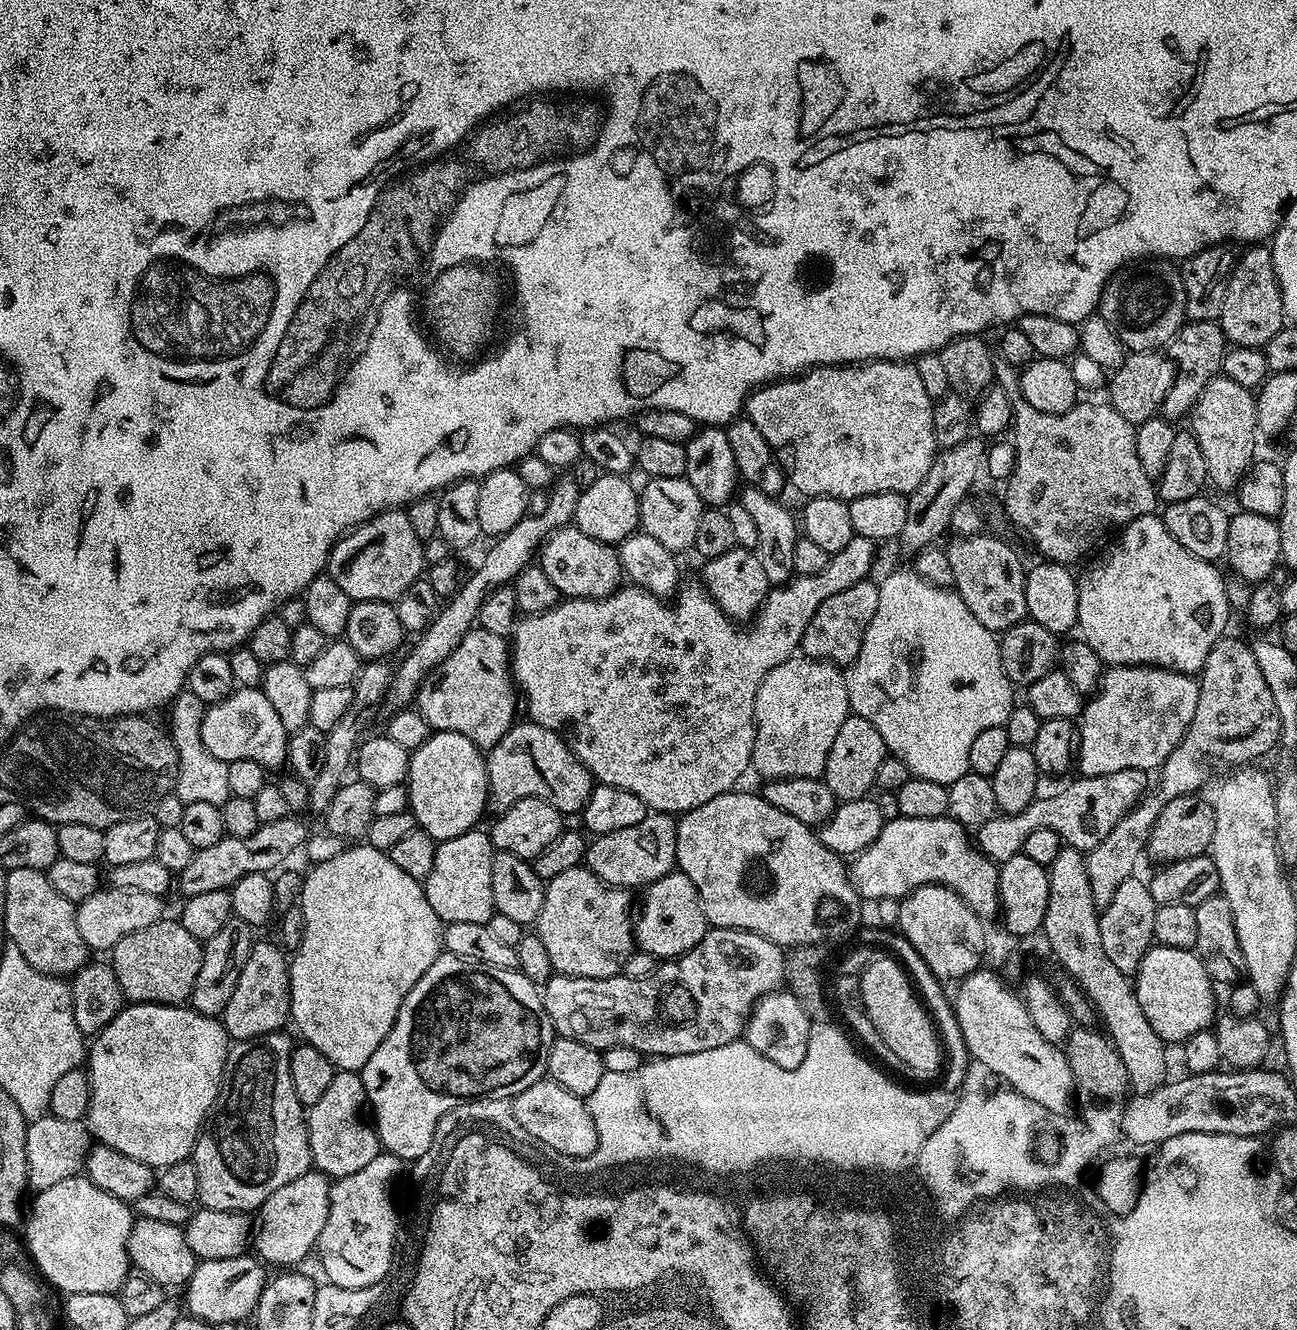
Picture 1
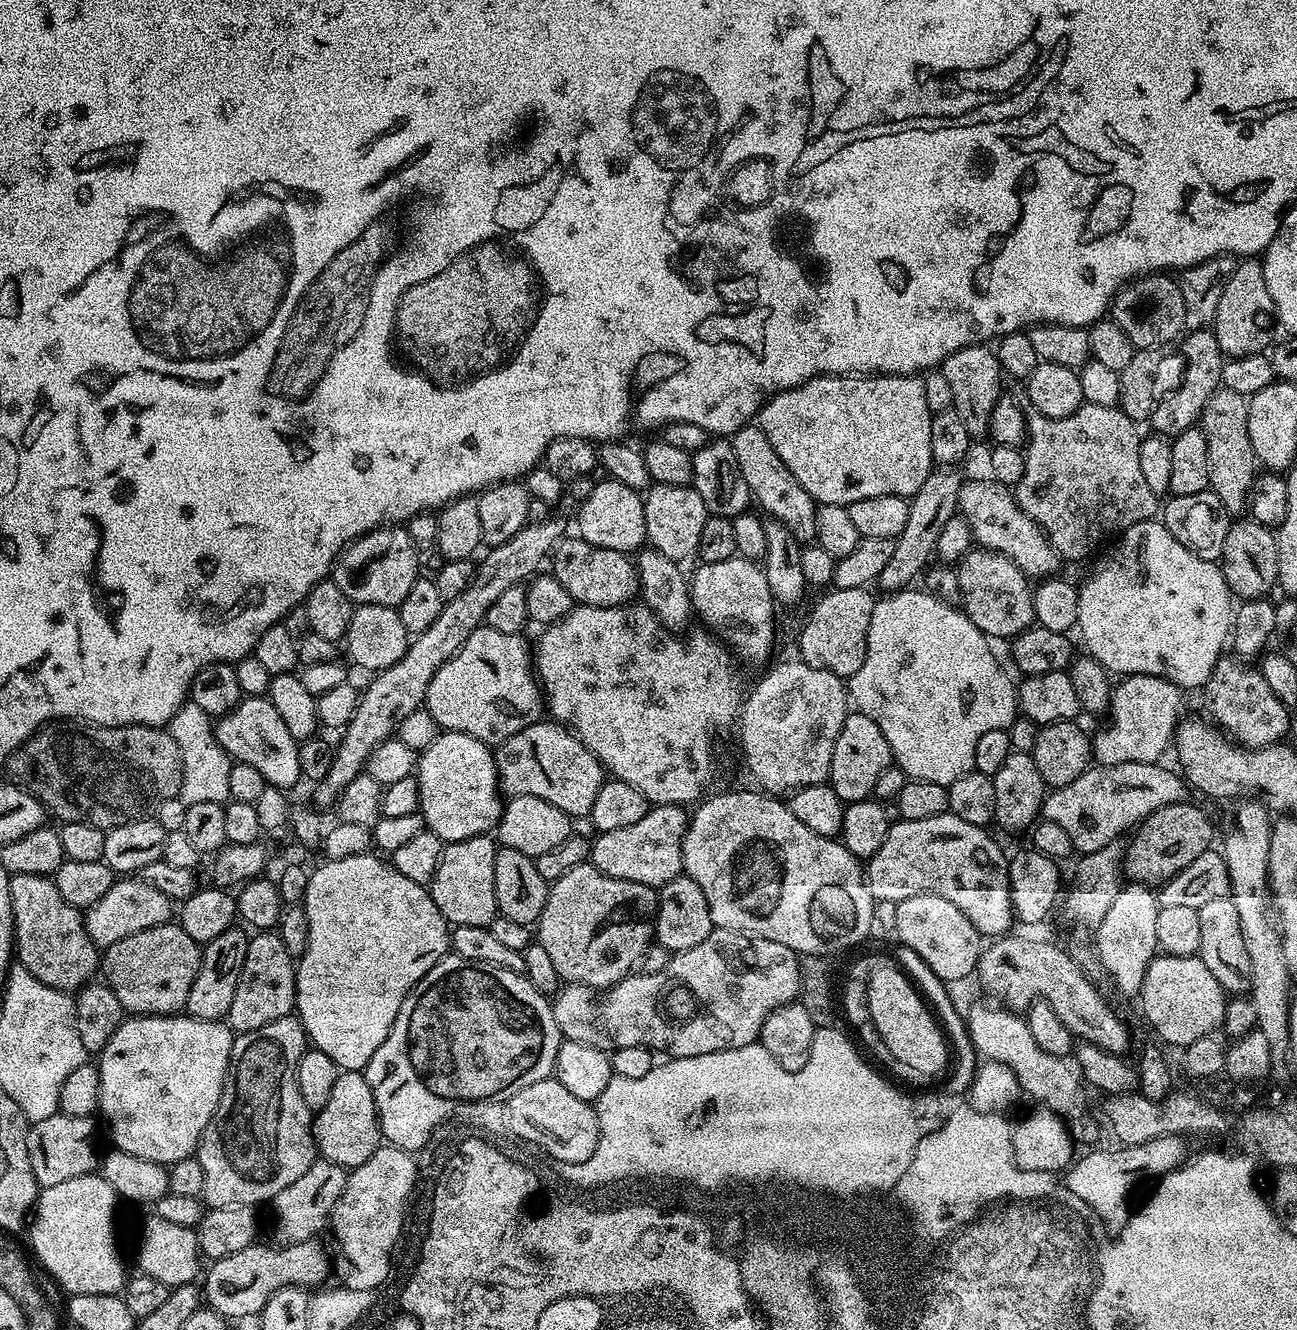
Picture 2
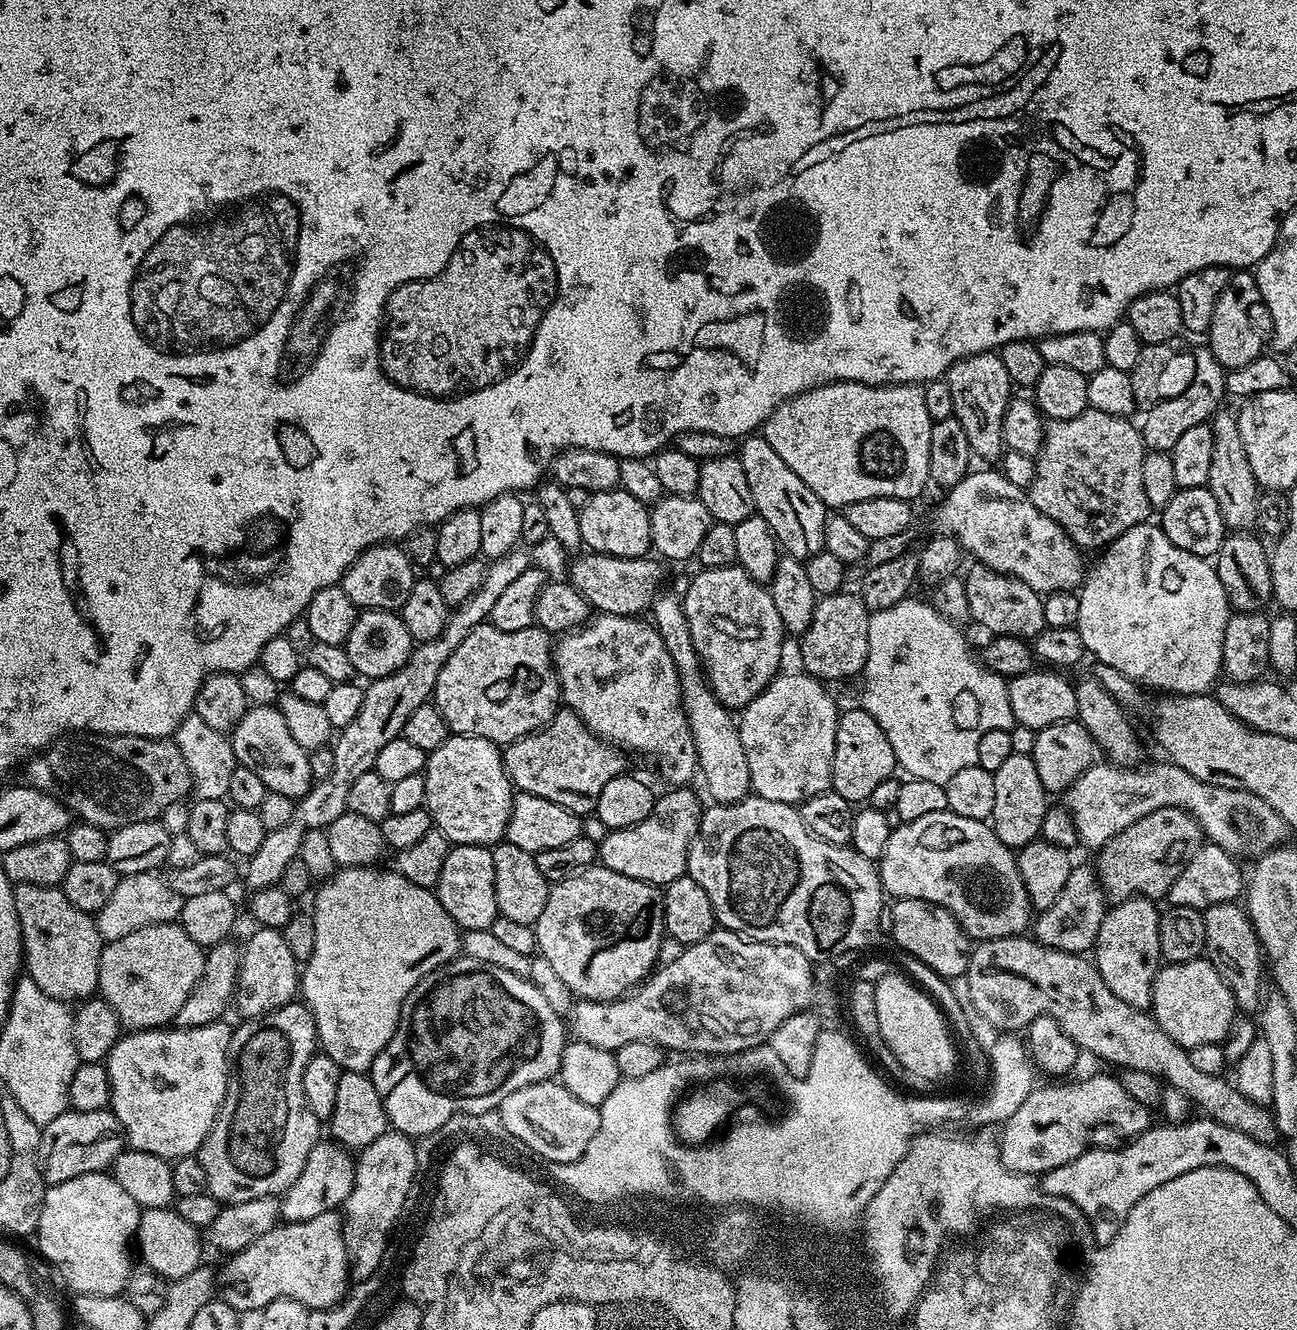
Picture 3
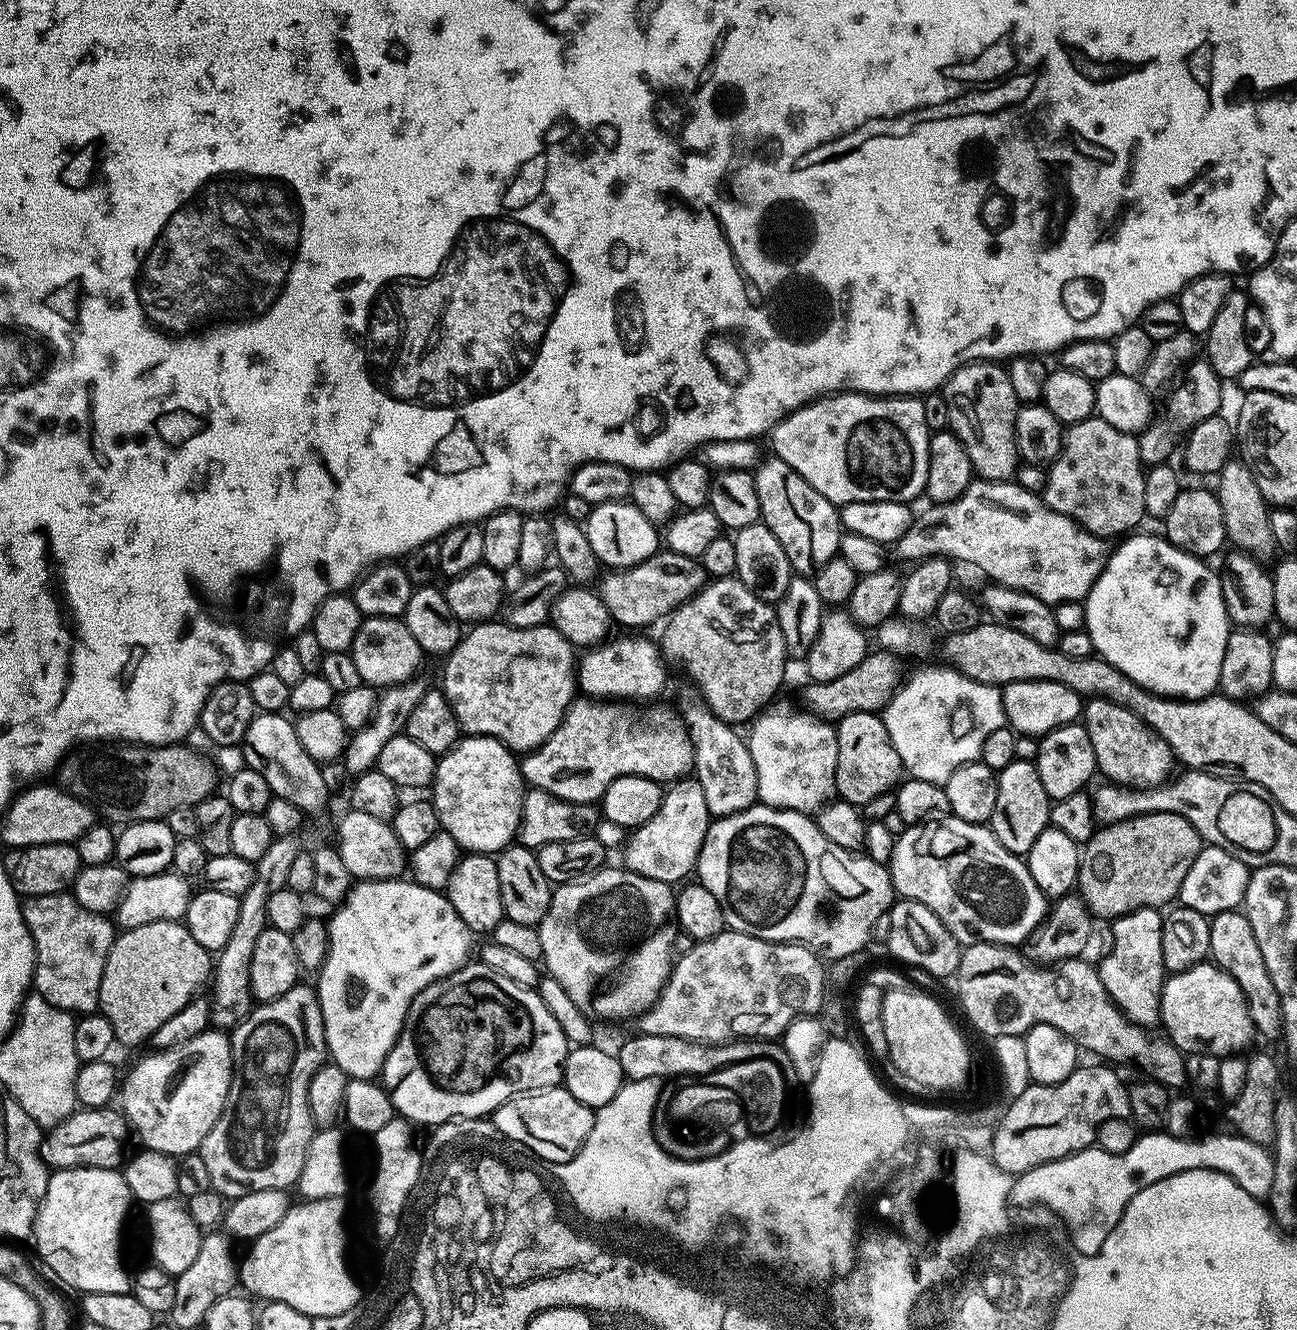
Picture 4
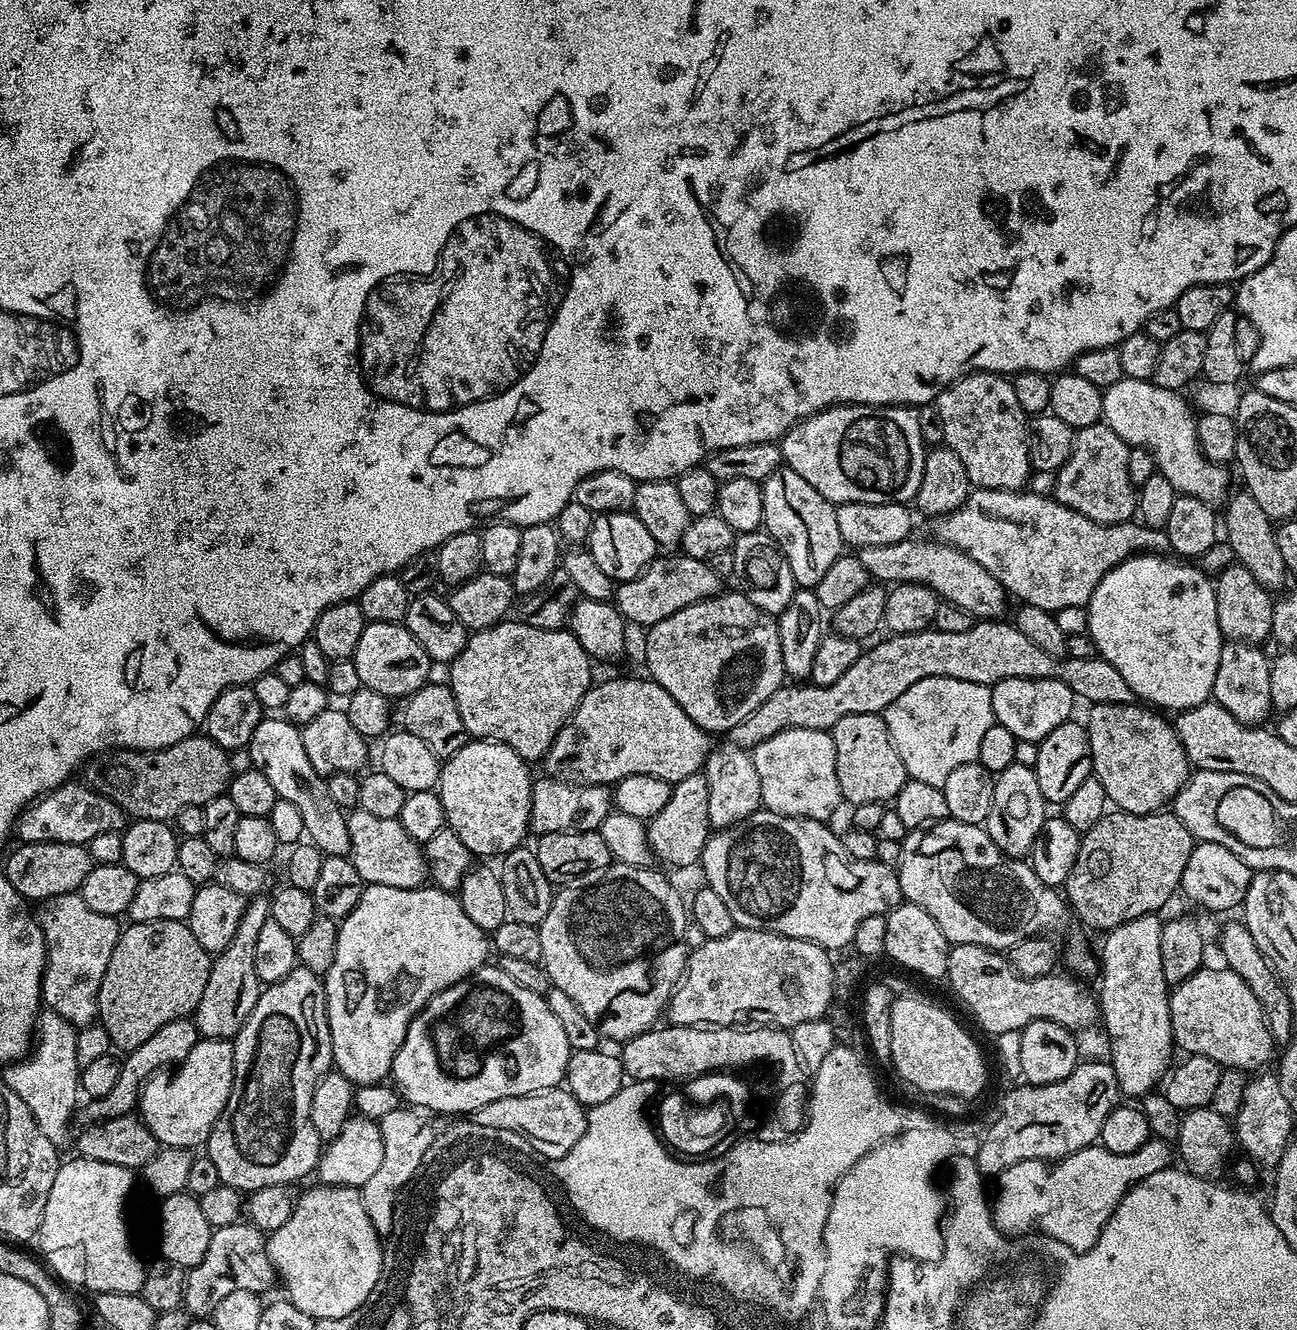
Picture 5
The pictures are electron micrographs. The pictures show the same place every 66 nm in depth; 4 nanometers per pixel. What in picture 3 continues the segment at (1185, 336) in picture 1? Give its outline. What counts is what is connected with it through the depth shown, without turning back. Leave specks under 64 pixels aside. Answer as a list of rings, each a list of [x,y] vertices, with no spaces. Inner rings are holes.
[[[1200,346],[1196,352],[1196,361],[1192,364],[1192,377],[1189,378],[1188,385],[1169,400],[1158,399],[1143,413],[1145,416],[1142,433],[1145,449],[1171,453],[1174,442],[1178,442],[1178,438],[1182,438],[1182,433],[1190,430],[1190,426],[1198,426],[1211,421],[1221,407],[1220,399],[1225,399],[1226,396],[1225,375],[1225,368],[1220,365],[1218,358],[1214,358],[1212,351],[1206,346]]]

